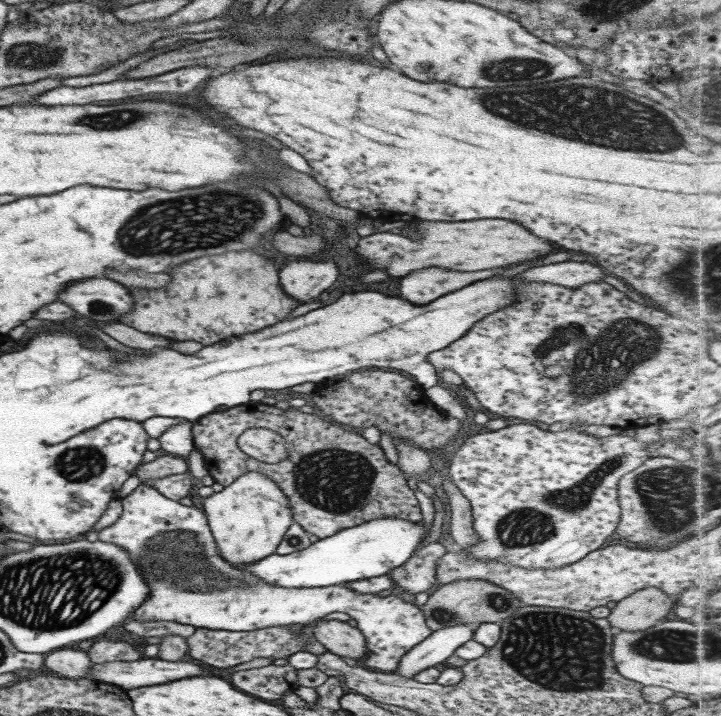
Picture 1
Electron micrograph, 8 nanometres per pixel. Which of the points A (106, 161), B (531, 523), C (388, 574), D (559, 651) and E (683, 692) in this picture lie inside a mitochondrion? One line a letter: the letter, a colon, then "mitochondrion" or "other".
A: other
B: mitochondrion
C: other
D: mitochondrion
E: other

